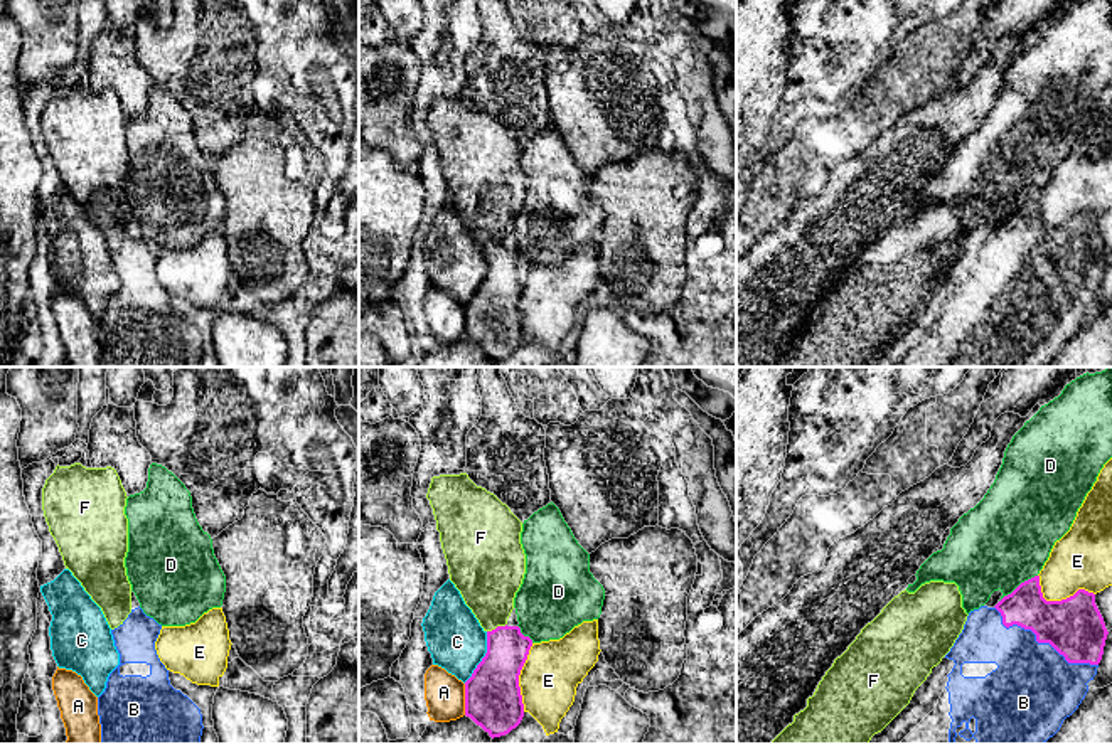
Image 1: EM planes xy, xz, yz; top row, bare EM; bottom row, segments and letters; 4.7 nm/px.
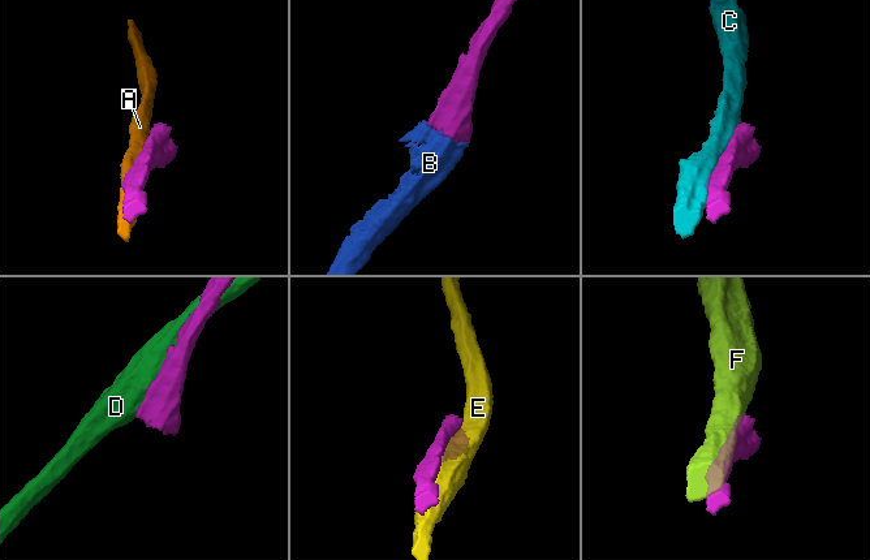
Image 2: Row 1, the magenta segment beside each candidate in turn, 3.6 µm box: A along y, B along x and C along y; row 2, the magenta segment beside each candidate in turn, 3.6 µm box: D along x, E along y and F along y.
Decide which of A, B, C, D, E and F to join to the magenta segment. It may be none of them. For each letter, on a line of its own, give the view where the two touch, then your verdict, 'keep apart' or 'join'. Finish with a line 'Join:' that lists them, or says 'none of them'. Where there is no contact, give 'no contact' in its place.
A: xz | keep apart
B: yz | join
C: xz | keep apart
D: yz | keep apart
E: yz | keep apart
F: xz | keep apart
Join: B

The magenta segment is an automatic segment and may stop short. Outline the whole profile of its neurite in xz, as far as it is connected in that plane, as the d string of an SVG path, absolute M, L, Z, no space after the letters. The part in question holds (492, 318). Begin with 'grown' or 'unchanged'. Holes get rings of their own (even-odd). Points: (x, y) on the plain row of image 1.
unchanged; M519 249L487 254L487 276L465 305L465 338L492 362L509 357L524 340L519 298L531 269Z

